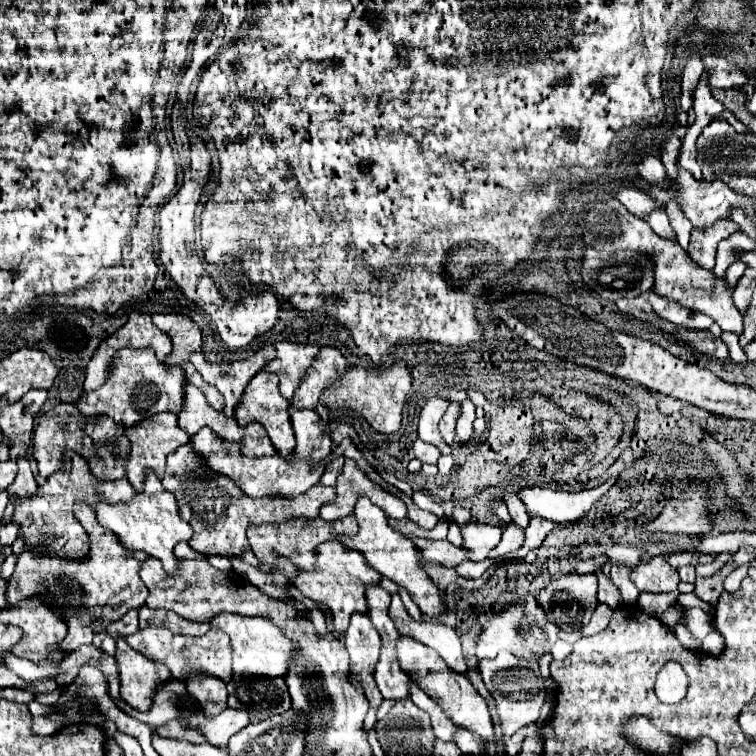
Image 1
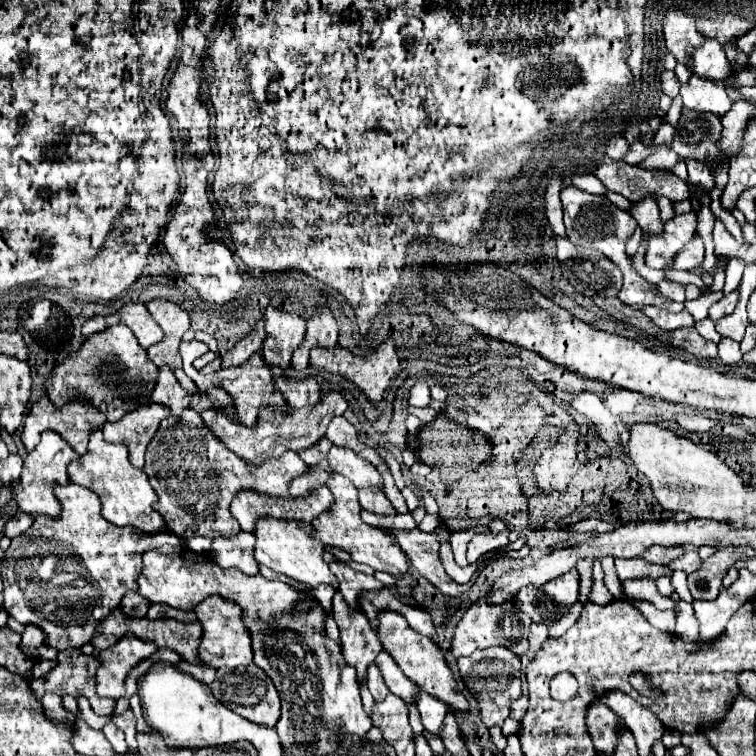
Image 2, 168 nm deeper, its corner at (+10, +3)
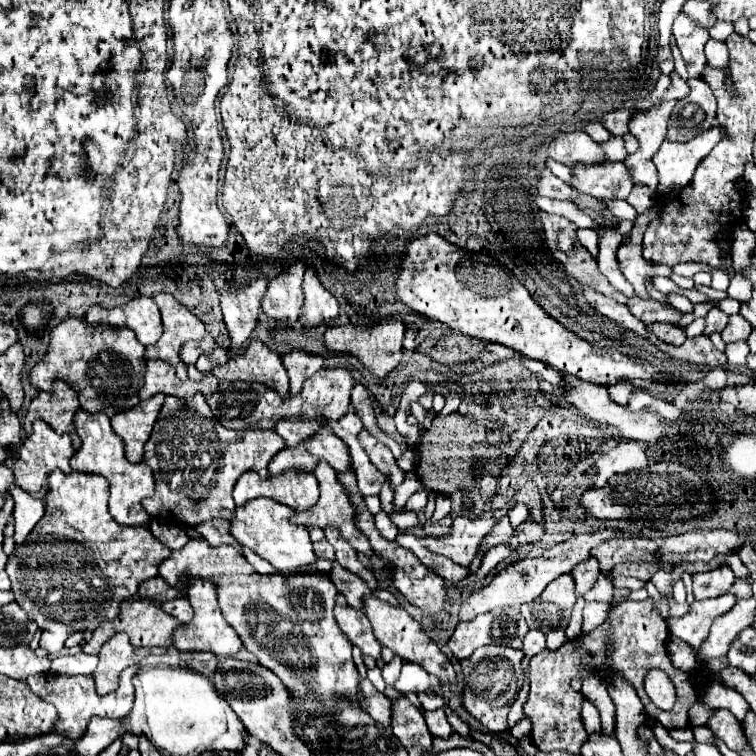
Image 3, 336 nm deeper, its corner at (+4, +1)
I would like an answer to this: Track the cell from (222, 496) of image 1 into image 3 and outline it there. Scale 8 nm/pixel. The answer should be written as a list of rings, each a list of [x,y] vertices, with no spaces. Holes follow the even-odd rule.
[[[195,393],[191,399],[165,395],[161,413],[145,443],[143,461],[153,469],[155,495],[143,499],[143,507],[153,519],[183,521],[187,527],[213,517],[229,519],[235,509],[231,497],[235,479],[247,469],[267,477],[271,455],[283,447],[285,441],[271,429],[231,431],[223,425],[217,427],[217,419],[201,393]]]

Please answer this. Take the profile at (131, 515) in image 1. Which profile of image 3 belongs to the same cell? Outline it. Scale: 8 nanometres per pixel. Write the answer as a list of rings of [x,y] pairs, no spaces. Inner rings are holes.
[[[77,409],[75,417],[73,417],[73,425],[75,425],[75,431],[81,437],[83,445],[71,457],[71,467],[75,471],[99,473],[99,475],[107,477],[109,491],[111,491],[109,513],[113,515],[113,519],[117,523],[123,523],[123,525],[145,525],[145,523],[149,523],[151,517],[143,509],[141,501],[145,497],[153,495],[153,485],[155,485],[153,483],[153,471],[145,463],[131,465],[123,457],[123,441],[119,441],[117,435],[111,431],[109,417],[103,411],[99,411],[99,413],[87,413],[83,409]]]

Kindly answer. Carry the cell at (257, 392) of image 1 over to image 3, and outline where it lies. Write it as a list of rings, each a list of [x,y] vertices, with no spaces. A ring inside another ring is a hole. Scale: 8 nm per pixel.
[[[251,339],[245,351],[233,355],[225,365],[213,367],[211,373],[221,381],[233,381],[233,379],[255,381],[255,379],[259,379],[257,383],[263,383],[263,385],[279,391],[279,395],[283,395],[283,397],[289,395],[289,377],[287,377],[287,369],[283,367],[279,353],[271,351],[259,339]]]

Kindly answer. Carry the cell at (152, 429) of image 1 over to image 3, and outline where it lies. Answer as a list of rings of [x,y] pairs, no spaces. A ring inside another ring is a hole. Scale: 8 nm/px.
[[[157,393],[145,401],[139,401],[133,409],[119,411],[111,417],[111,427],[123,439],[125,457],[129,459],[129,463],[143,461],[143,445],[151,435],[161,405],[163,393]]]

